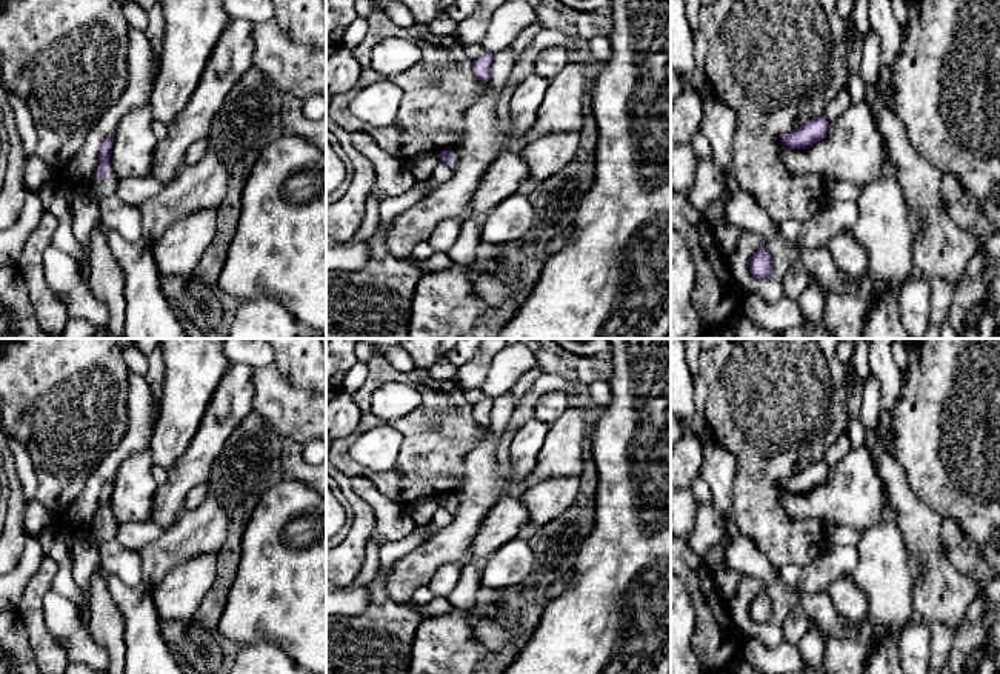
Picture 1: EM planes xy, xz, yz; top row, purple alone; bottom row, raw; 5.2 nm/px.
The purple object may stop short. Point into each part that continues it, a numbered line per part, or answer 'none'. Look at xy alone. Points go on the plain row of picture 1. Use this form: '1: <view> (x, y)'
1: xy (106, 531)

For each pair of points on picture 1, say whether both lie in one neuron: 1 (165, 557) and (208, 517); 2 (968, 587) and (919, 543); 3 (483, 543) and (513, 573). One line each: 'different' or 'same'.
1: same
2: same
3: different

